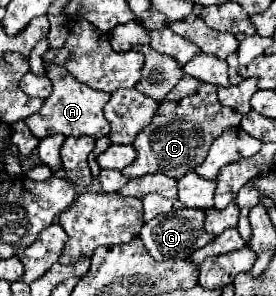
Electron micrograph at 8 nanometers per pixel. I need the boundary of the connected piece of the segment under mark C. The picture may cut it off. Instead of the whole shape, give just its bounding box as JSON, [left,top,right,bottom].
[124,84,242,180]

